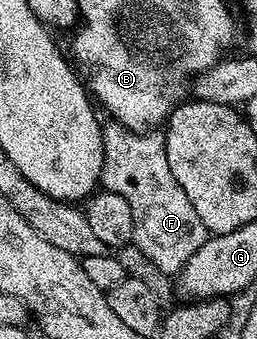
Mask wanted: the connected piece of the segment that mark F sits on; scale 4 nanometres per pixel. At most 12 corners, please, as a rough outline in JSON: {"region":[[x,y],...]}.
{"region":[[109,121],[100,186],[169,277],[206,241],[165,137]]}

